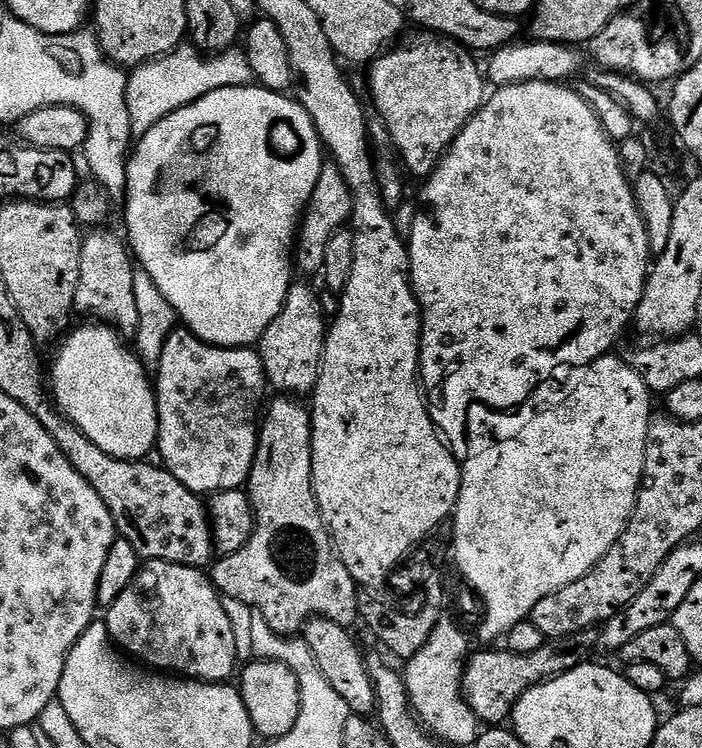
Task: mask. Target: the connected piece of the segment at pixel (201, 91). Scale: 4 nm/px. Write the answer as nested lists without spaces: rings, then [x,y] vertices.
[[[181,46],[166,56],[131,69],[126,86],[126,106],[130,110],[133,137],[146,135],[162,122],[162,118],[174,114],[174,110],[182,110],[214,90],[249,87],[252,71],[245,53],[236,51],[204,55],[191,46]]]

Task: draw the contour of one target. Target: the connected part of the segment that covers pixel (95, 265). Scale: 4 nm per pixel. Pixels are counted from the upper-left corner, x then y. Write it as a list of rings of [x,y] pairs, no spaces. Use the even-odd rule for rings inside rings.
[[[92,230],[83,237],[82,266],[78,270],[78,290],[76,291],[77,313],[85,312],[85,317],[107,324],[116,329],[121,337],[132,338],[138,326],[138,301],[134,298],[134,270],[137,265],[123,239],[112,232]]]

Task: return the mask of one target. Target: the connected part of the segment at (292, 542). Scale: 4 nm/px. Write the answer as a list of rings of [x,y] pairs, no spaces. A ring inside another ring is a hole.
[[[284,394],[277,395],[275,398],[277,400],[274,401],[272,405],[270,405],[271,403],[267,405],[266,415],[259,425],[254,466],[246,483],[246,491],[252,503],[252,509],[256,511],[254,534],[250,538],[250,542],[246,542],[246,546],[242,546],[242,550],[238,550],[232,556],[217,559],[215,563],[211,565],[210,579],[212,583],[216,585],[216,590],[220,593],[221,597],[227,598],[229,601],[231,601],[230,599],[237,600],[238,603],[245,604],[245,609],[261,611],[263,617],[266,618],[266,622],[273,626],[278,626],[278,632],[281,636],[295,637],[308,621],[317,618],[329,620],[330,622],[338,622],[345,626],[352,626],[352,623],[357,623],[357,621],[360,620],[358,585],[356,579],[350,574],[350,570],[346,570],[346,566],[337,557],[336,548],[332,544],[332,536],[328,533],[328,528],[324,525],[324,519],[322,518],[320,507],[314,494],[314,486],[312,485],[312,413],[305,405],[303,408],[303,406],[296,401],[299,399],[289,398]]]

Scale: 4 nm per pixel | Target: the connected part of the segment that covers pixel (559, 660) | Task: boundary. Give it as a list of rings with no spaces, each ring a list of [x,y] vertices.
[[[589,630],[561,640],[548,640],[534,654],[514,654],[507,650],[501,652],[476,652],[469,655],[464,666],[462,691],[464,701],[474,710],[476,719],[488,726],[500,726],[511,717],[516,703],[534,686],[545,684],[555,676],[566,674],[580,664],[589,663],[588,656],[597,651],[600,632]]]

